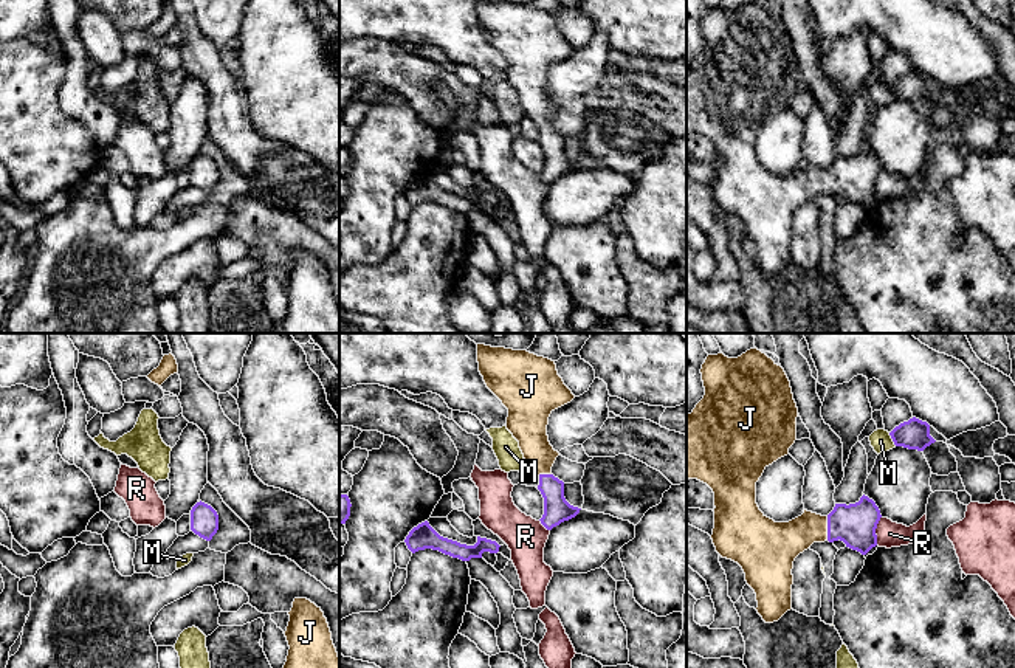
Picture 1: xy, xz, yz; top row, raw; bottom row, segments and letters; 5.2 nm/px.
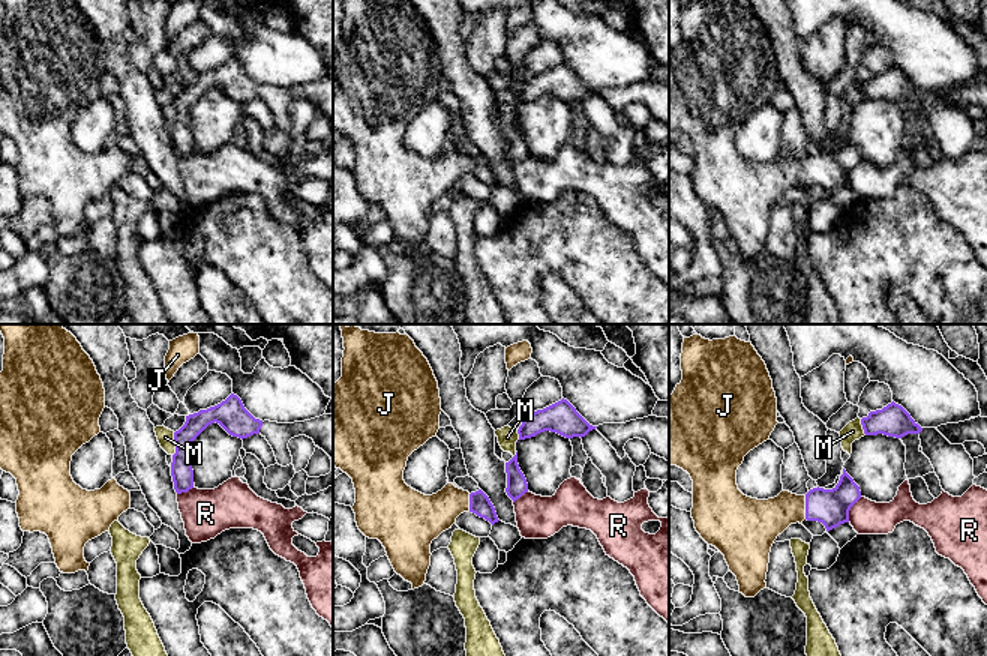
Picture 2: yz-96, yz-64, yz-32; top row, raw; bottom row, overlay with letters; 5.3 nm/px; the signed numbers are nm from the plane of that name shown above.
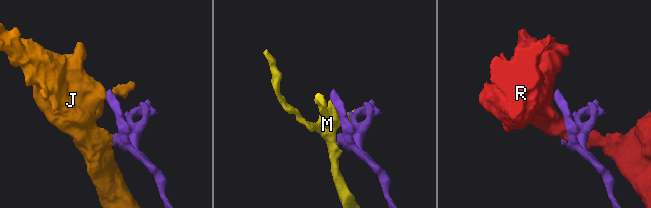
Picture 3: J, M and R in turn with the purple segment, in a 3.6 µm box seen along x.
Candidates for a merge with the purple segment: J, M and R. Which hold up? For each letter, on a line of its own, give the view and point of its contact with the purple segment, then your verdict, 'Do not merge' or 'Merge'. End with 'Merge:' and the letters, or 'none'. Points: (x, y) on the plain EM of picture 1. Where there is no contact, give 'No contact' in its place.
J: Touches purple at yz (828, 182). Merge
M: Touches purple at yz (891, 90). Do not merge
R: Touches purple at yz (874, 183). Do not merge
Merge: J

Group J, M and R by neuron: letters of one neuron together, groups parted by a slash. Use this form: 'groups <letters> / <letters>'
groups J / M / R

